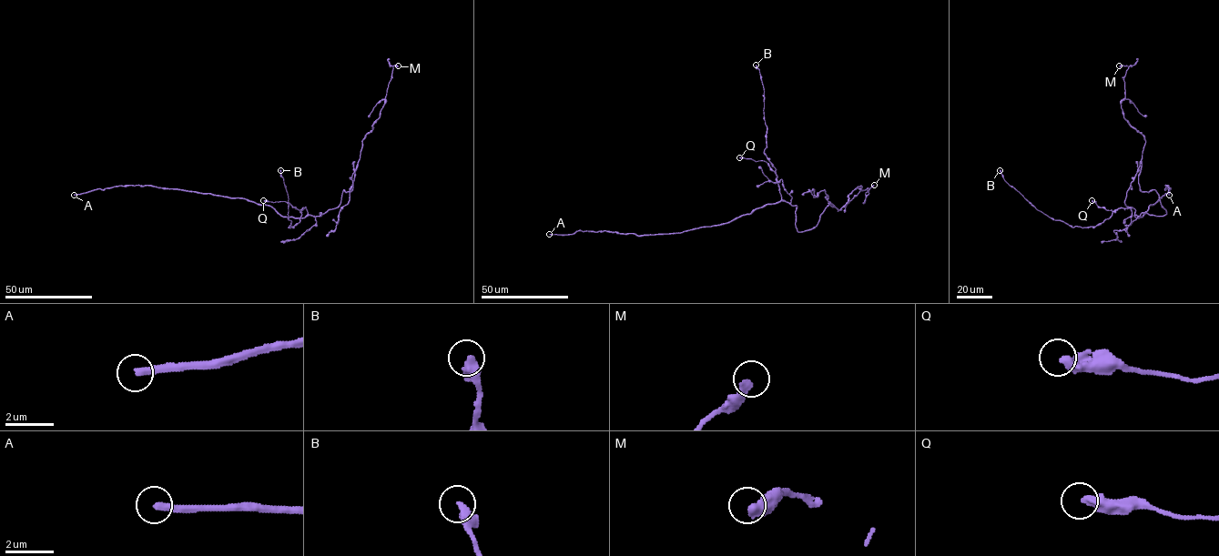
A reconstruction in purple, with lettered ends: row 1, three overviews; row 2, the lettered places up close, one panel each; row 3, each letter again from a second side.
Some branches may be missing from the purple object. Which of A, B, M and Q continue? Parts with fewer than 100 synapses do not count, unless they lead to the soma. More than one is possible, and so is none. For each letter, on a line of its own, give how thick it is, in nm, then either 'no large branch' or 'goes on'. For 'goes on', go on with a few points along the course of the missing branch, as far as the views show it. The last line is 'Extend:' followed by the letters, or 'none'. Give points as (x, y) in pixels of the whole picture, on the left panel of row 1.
A: 320 nm | goes on
B: 440 nm | no large branch
M: 360 nm | no large branch
Q: 380 nm | no large branch
Extend: A

